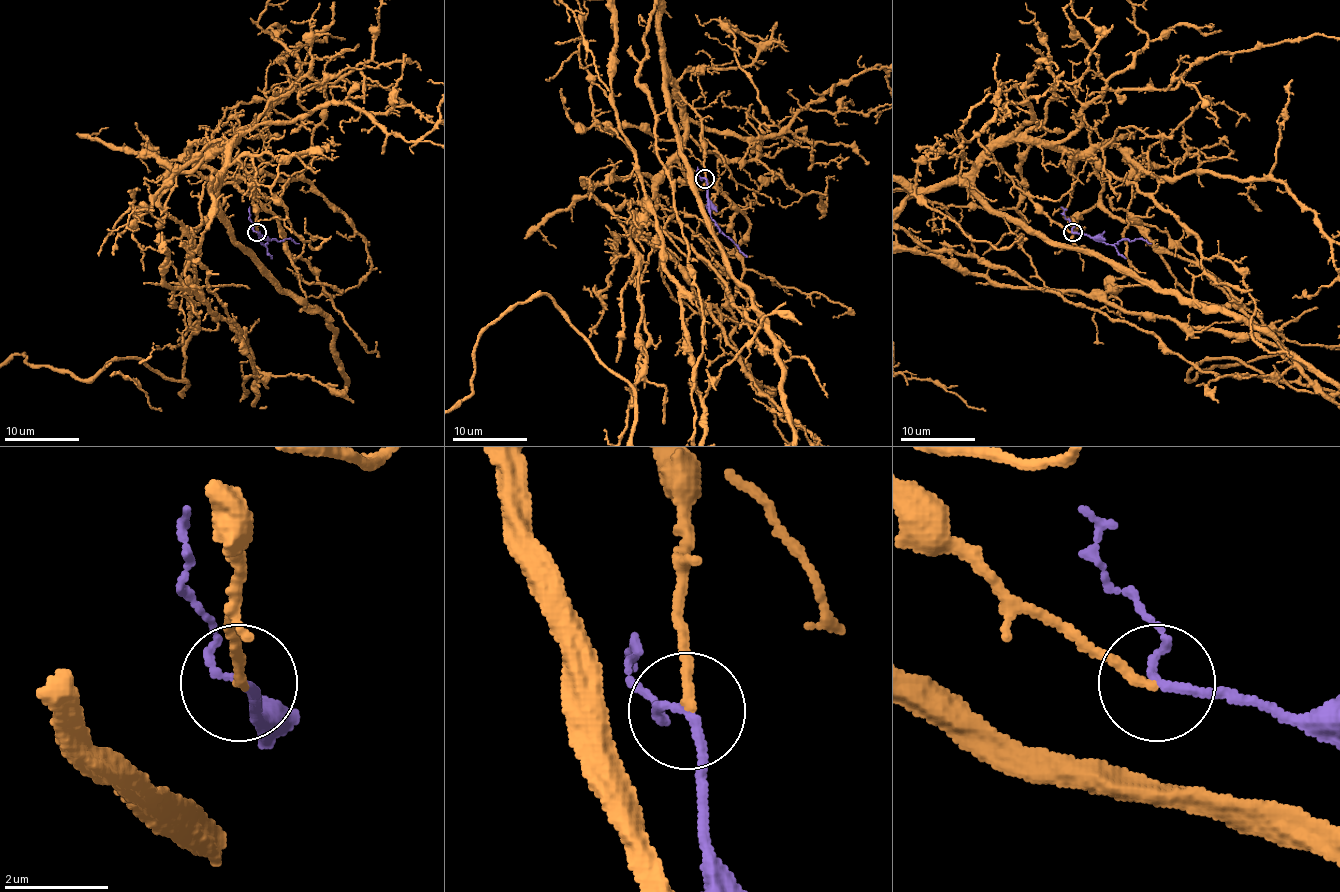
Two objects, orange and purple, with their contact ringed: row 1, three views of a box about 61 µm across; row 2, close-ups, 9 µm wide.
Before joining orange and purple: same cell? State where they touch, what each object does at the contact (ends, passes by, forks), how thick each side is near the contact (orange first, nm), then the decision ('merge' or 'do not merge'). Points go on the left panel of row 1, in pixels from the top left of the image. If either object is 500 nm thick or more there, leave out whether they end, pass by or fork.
(257, 232) | orange ends | purple passes by | 170/140 nm | merge

